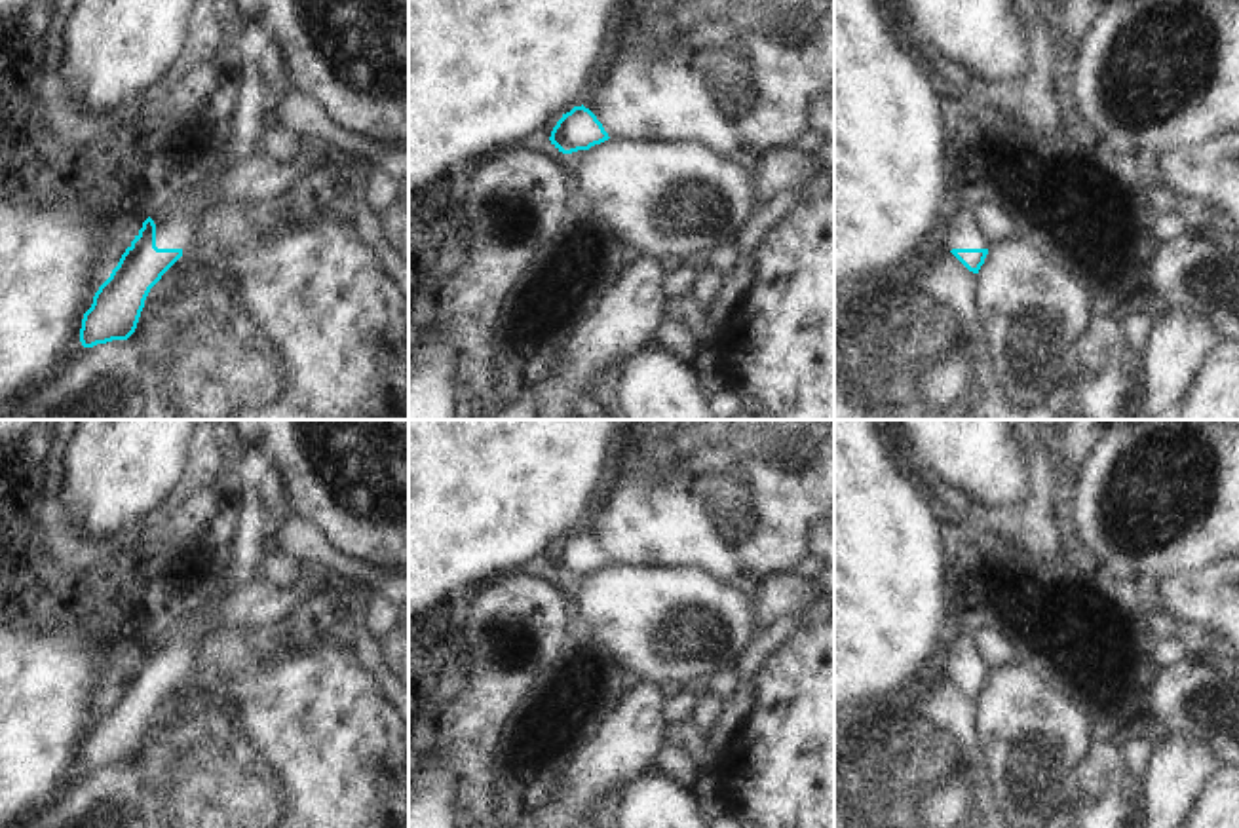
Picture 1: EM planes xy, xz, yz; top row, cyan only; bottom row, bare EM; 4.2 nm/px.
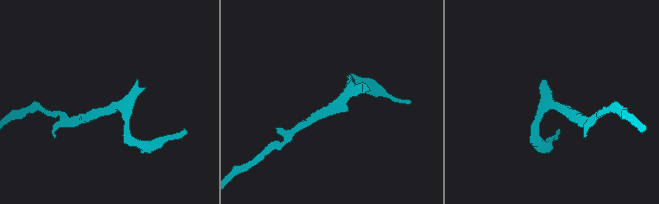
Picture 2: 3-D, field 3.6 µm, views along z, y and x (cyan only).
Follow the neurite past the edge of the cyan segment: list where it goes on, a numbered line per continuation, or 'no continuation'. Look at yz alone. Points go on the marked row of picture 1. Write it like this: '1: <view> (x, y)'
1: yz (964, 228)

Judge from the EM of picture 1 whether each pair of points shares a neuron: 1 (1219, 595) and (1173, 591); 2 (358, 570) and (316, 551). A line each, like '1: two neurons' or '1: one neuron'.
1: one neuron
2: one neuron

